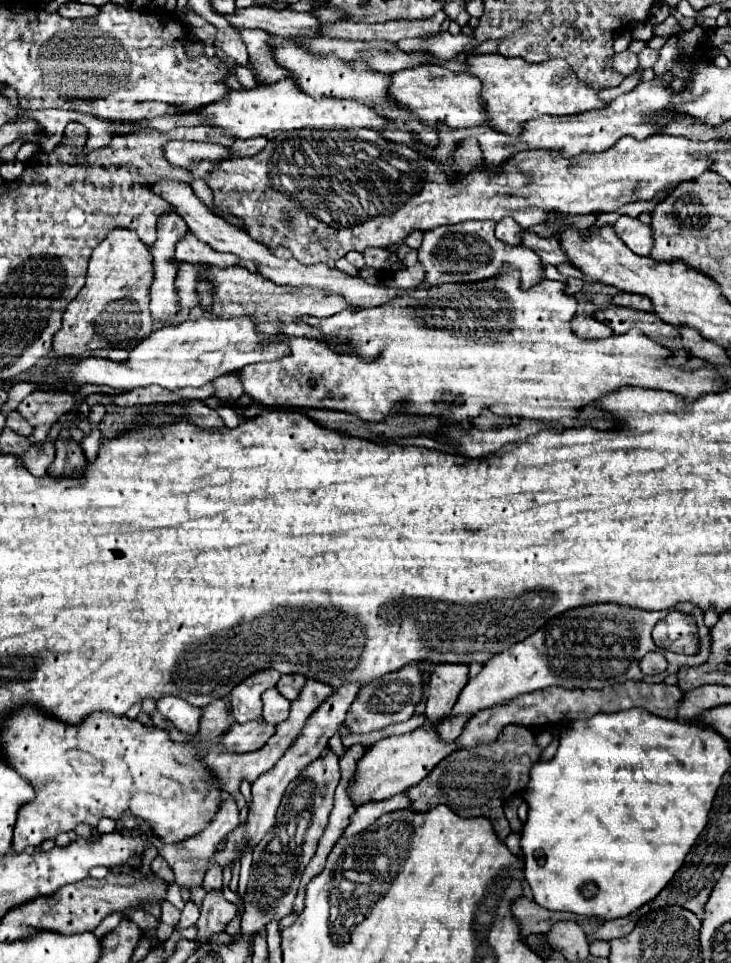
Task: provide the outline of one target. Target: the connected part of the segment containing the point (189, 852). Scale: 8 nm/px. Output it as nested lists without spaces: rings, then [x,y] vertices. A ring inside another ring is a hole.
[[[226,798],[228,802],[222,806],[222,810],[218,810],[218,814],[214,816],[214,822],[210,822],[210,826],[200,834],[200,836],[194,836],[194,838],[188,838],[188,840],[182,840],[182,842],[172,842],[172,844],[164,844],[162,848],[158,846],[158,854],[166,858],[166,862],[170,864],[174,876],[176,876],[176,884],[188,892],[192,892],[194,888],[200,888],[202,886],[202,880],[204,880],[204,872],[210,864],[210,858],[212,854],[216,852],[216,846],[220,844],[222,838],[226,838],[226,834],[236,828],[240,824],[238,820],[238,808],[236,808],[236,802],[234,798]]]

